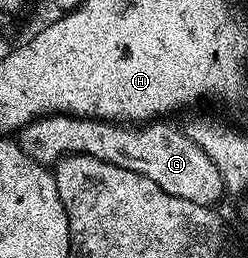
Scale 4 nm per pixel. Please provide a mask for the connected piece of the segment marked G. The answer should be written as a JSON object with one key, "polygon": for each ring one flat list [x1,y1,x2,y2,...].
{"polygon":[[49,113,46,117,37,117,25,125,18,137,18,144,39,165,55,166,62,157,71,153,94,155,106,163,138,171,146,179,154,179,166,195,178,195,178,199,190,199,190,203,215,206,220,196,225,196,226,186,218,167,210,160,210,155,191,141,183,128,175,129,156,119,141,127,136,123,117,123,98,121,95,117,74,117,70,113]]}

